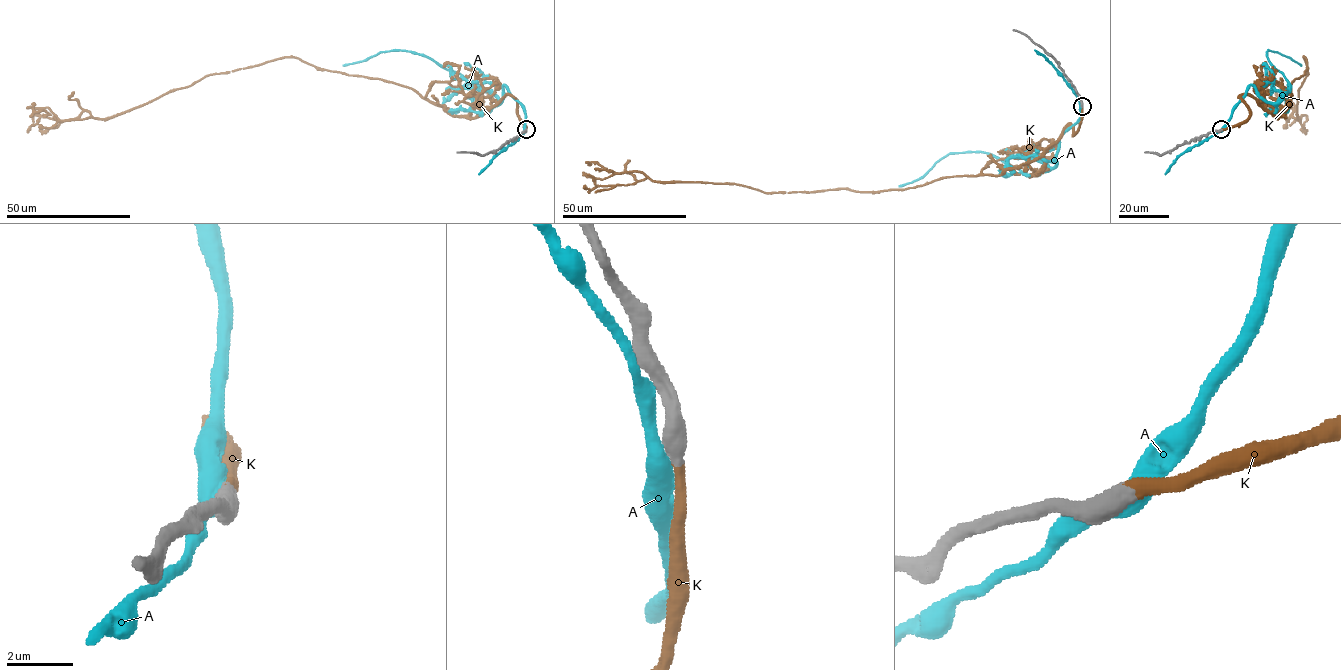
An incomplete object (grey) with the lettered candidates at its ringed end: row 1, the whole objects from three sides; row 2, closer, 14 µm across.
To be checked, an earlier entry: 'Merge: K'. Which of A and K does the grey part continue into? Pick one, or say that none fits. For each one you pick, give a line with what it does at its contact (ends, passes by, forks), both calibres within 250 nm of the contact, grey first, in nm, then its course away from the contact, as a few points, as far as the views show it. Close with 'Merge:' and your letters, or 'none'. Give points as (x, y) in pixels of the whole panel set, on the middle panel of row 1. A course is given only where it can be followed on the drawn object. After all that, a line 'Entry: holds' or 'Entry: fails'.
K: It ends there. Thickness 650 nm (grey) against 320 nm. Its course: (1082, 106), (1074, 134), (1067, 126), (1039, 157), (1000, 175), (873, 192), (765, 193), (648, 177), (583, 187)
Merge: K
Entry: holds

